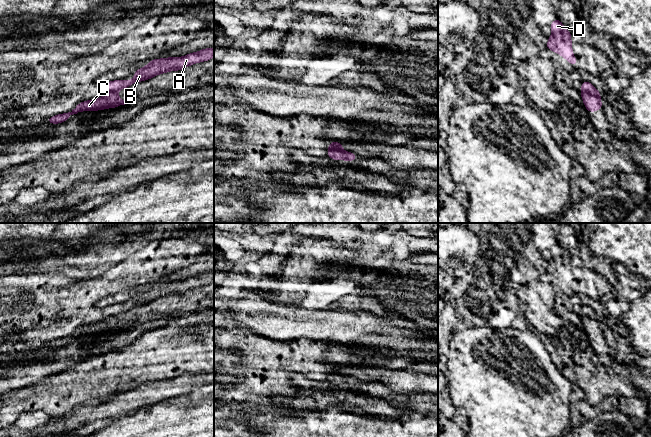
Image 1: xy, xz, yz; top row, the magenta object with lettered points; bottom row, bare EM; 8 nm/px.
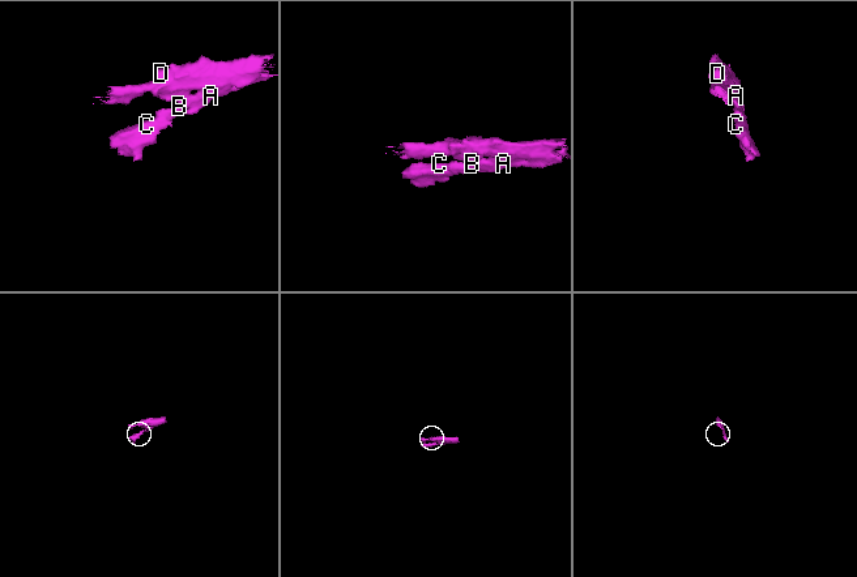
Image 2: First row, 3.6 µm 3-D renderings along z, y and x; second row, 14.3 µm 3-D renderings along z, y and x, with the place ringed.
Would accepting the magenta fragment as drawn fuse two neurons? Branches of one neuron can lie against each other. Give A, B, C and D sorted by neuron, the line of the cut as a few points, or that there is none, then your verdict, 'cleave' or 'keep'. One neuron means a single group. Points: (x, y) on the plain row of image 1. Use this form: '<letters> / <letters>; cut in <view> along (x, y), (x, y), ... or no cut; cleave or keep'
A B D / C; cut in yz along (581, 316), (599, 320); cleave

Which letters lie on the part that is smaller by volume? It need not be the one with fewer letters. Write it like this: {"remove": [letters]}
{"remove": ["C"]}

